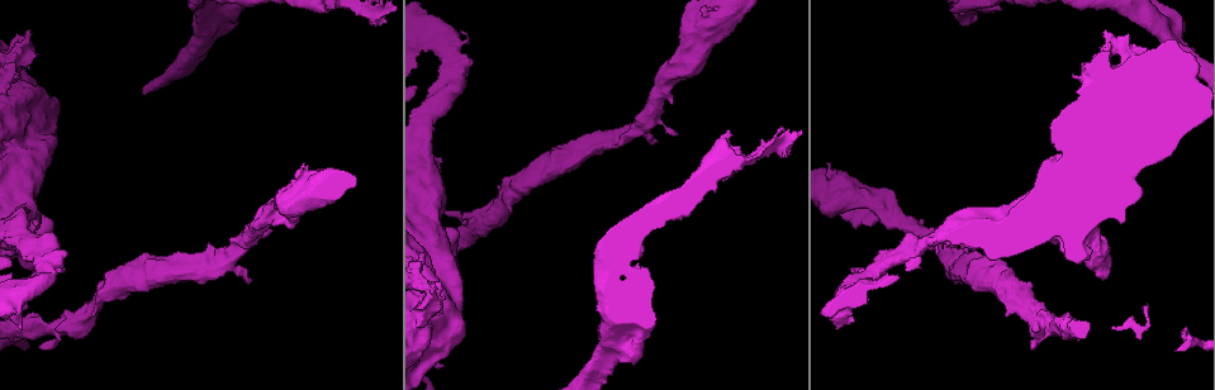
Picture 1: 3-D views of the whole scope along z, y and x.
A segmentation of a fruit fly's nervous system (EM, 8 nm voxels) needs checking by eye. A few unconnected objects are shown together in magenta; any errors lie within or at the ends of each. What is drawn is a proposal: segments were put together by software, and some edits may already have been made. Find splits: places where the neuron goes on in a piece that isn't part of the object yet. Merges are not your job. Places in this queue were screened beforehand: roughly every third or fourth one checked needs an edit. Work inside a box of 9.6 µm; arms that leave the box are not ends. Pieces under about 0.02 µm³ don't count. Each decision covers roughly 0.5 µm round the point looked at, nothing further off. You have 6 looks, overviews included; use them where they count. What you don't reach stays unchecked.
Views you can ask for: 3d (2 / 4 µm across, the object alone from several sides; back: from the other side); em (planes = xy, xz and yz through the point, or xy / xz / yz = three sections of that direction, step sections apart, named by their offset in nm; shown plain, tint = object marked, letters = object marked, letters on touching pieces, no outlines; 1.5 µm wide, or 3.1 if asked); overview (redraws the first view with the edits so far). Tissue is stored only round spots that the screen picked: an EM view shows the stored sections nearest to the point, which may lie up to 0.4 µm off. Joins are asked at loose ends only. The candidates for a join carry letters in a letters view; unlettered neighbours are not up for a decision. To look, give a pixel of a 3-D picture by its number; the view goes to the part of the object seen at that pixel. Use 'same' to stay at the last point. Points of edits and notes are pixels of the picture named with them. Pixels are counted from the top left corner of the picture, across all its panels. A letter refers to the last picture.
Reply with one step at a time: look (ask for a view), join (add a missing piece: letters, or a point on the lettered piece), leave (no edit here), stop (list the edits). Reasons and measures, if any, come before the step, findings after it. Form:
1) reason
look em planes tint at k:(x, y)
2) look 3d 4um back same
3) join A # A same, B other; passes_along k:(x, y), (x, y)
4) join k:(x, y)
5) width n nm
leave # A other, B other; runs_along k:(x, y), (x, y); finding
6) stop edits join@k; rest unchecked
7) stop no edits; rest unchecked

free end
look em planes letters at 1:(61, 270)

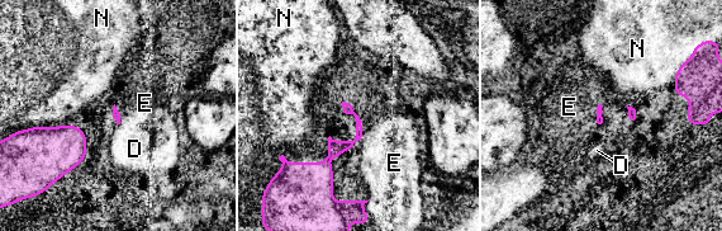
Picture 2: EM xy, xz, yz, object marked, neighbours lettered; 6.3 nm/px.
leave # D other, E other, N other; border 2:(345, 100), (362, 125), (360, 142); no lettered piece goes on from it

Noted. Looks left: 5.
an open end
look em xz step 8 tint at 1:(1105, 278)

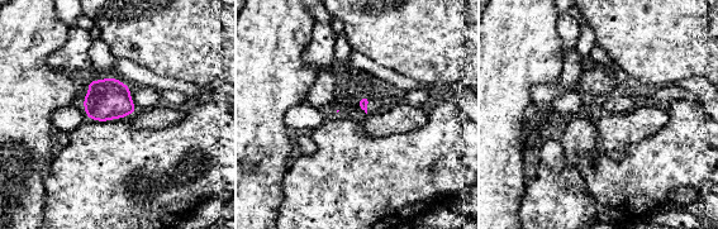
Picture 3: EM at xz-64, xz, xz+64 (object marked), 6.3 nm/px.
look em planes letters same

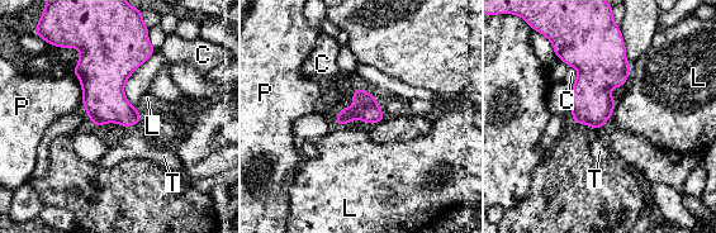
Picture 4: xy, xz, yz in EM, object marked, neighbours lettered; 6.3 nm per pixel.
longest_contact P 220 nm
join T # C other, L other, P other, T same; it goes on there

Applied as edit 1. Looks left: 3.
look overview

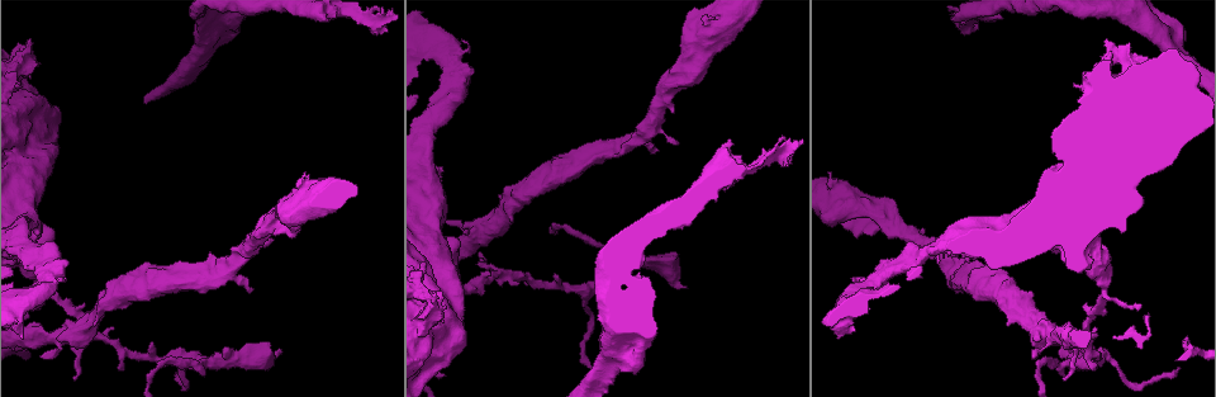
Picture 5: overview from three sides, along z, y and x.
free end
look em planes letters at 5:(254, 288)

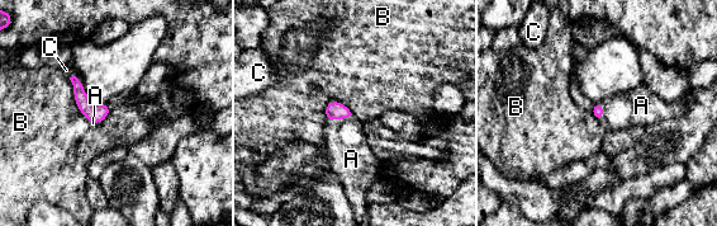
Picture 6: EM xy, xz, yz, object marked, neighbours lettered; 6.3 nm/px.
join A # A same, B other, C other; passes_along 6:(335, 109), (340, 118), (350, 156); it goes on there

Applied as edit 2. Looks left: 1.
stop edits join@4, join@6; rest unchecked

